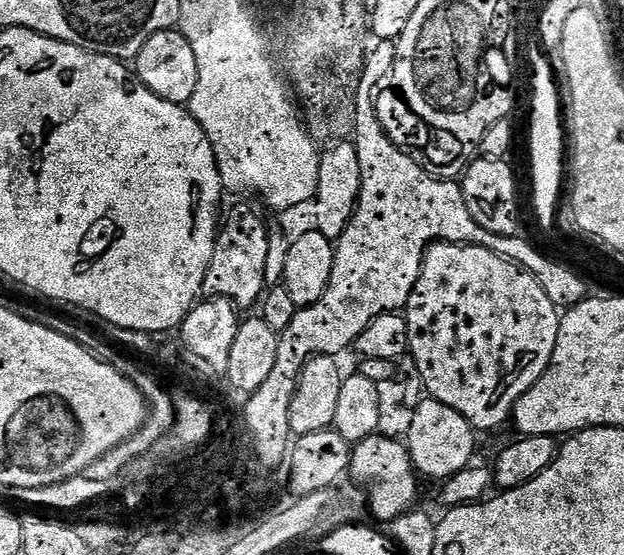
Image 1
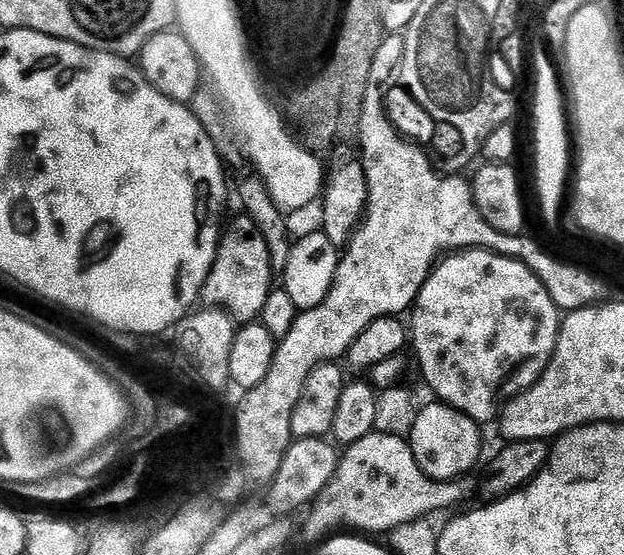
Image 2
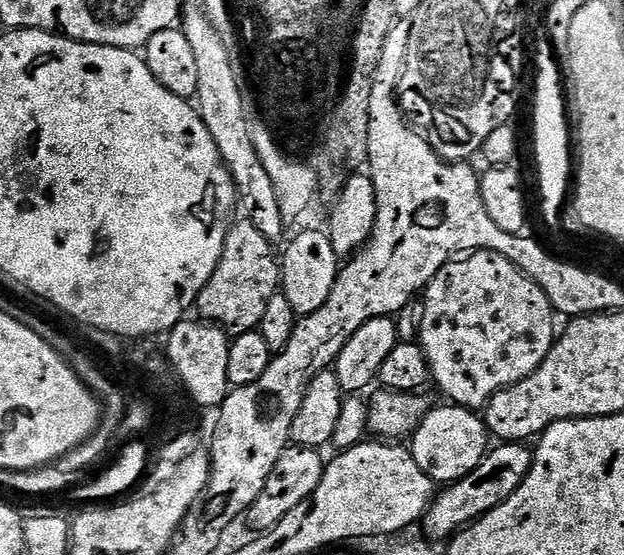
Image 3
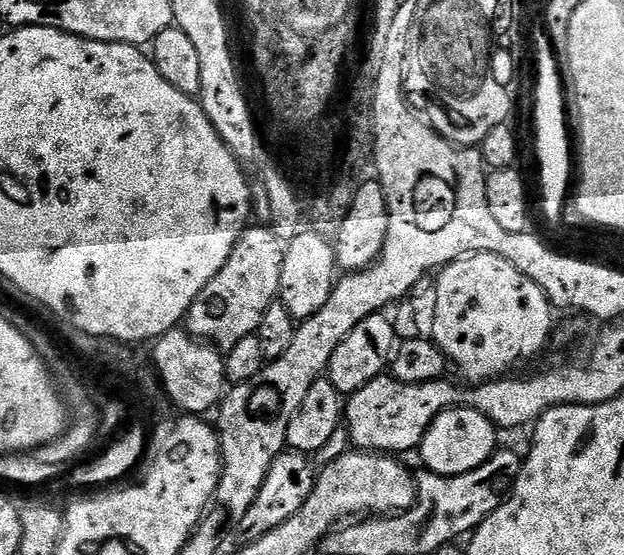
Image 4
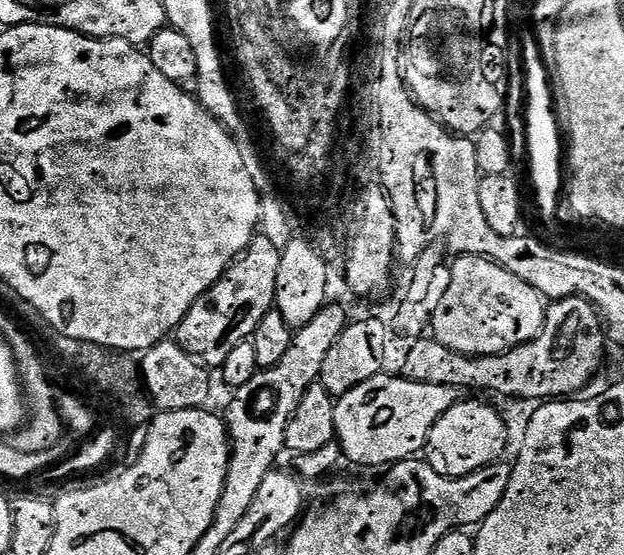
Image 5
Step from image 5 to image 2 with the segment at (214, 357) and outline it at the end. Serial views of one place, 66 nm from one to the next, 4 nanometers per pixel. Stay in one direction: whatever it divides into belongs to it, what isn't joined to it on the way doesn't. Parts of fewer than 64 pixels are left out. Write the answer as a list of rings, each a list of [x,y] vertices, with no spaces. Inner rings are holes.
[[[245,214],[238,216],[237,220],[229,219],[223,229],[212,269],[206,278],[204,289],[200,291],[200,300],[207,307],[219,308],[233,320],[246,325],[261,319],[268,295],[274,289],[274,273],[266,240],[250,217]]]

